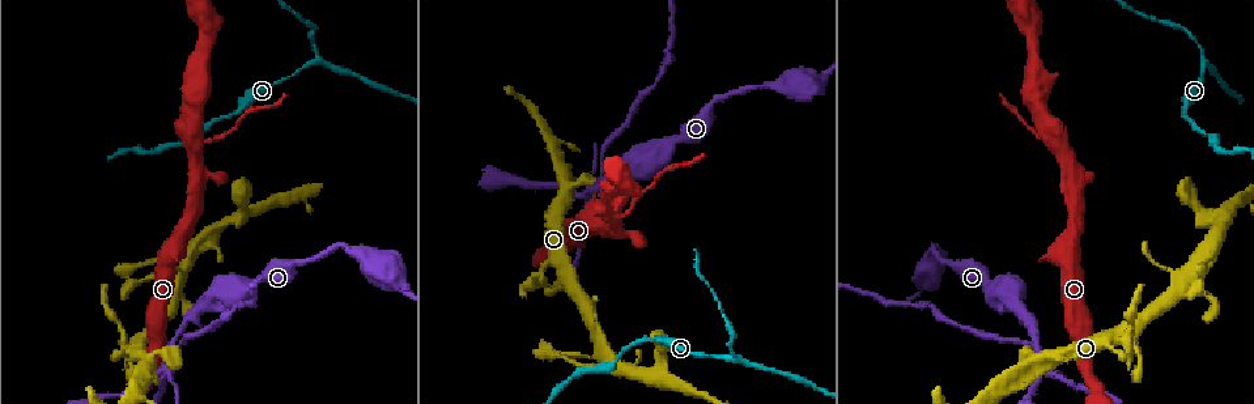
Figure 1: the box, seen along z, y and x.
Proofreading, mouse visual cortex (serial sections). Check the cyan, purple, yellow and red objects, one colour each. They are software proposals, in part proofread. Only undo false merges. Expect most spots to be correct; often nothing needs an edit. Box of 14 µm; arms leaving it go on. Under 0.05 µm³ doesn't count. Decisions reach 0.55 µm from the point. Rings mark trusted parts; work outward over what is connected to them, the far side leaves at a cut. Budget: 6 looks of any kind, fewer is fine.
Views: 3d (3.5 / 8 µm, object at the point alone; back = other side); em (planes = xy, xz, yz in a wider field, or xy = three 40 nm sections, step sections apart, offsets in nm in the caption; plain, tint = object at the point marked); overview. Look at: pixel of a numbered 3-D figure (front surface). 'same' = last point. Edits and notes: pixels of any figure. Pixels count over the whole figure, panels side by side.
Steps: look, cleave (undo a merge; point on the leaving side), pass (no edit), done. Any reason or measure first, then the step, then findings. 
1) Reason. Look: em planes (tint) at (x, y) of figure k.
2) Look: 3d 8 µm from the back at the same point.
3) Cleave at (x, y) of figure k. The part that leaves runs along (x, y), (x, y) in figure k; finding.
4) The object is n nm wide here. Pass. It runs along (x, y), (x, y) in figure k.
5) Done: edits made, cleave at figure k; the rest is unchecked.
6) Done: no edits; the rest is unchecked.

Three arms meet. Look: 3d 3.5 µm at (732, 358) of figure 1.

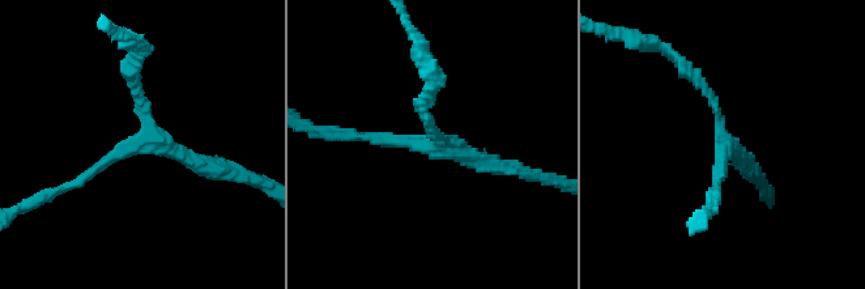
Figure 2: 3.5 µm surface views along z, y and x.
Need the tissue. Look: em xy step 3 (tint) at (145, 138) of figure 2.

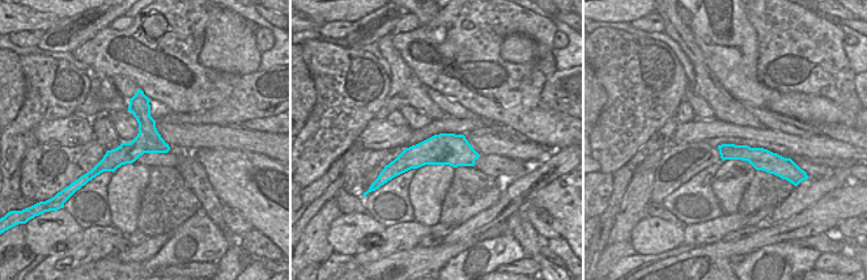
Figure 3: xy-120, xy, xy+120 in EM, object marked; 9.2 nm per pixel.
Pass. One cell here.

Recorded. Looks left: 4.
Thin neck. Look: 3d 3.5 µm at (202, 141) of figure 1.

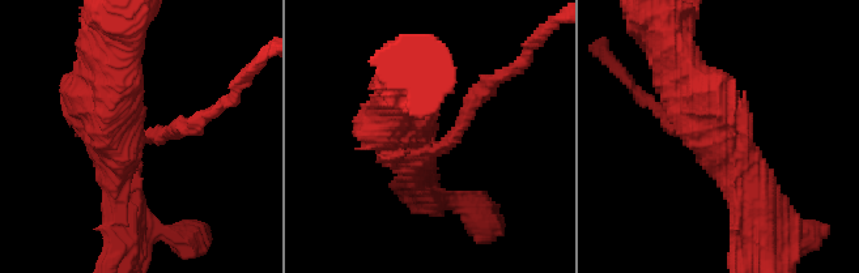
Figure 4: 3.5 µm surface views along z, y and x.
Look: em xy step 5 (plain) at (149, 135) of figure 4.

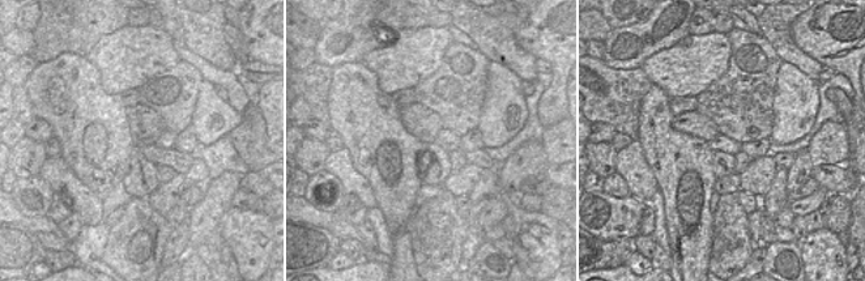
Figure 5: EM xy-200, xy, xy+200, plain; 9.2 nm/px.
Look: em xy step 5 (tint) at the same point.

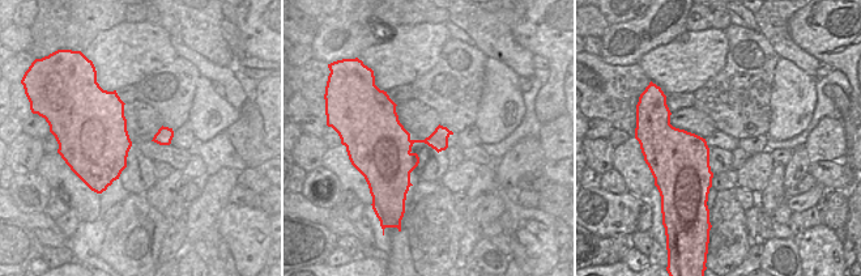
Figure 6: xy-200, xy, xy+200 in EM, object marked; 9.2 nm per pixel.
Pass. It runs along (751, 186), (688, 102), (667, 37) in figure 4; one cell here.

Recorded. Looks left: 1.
Done: no edits; the rest is unchecked.

